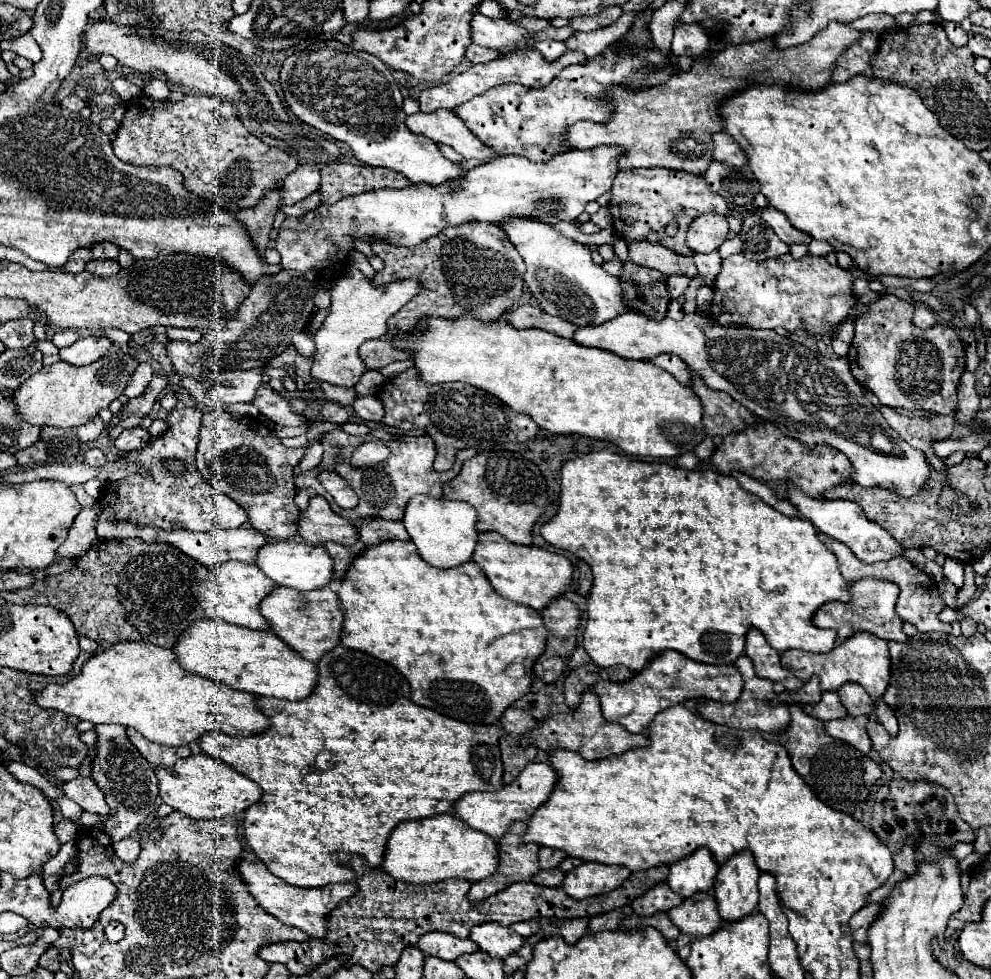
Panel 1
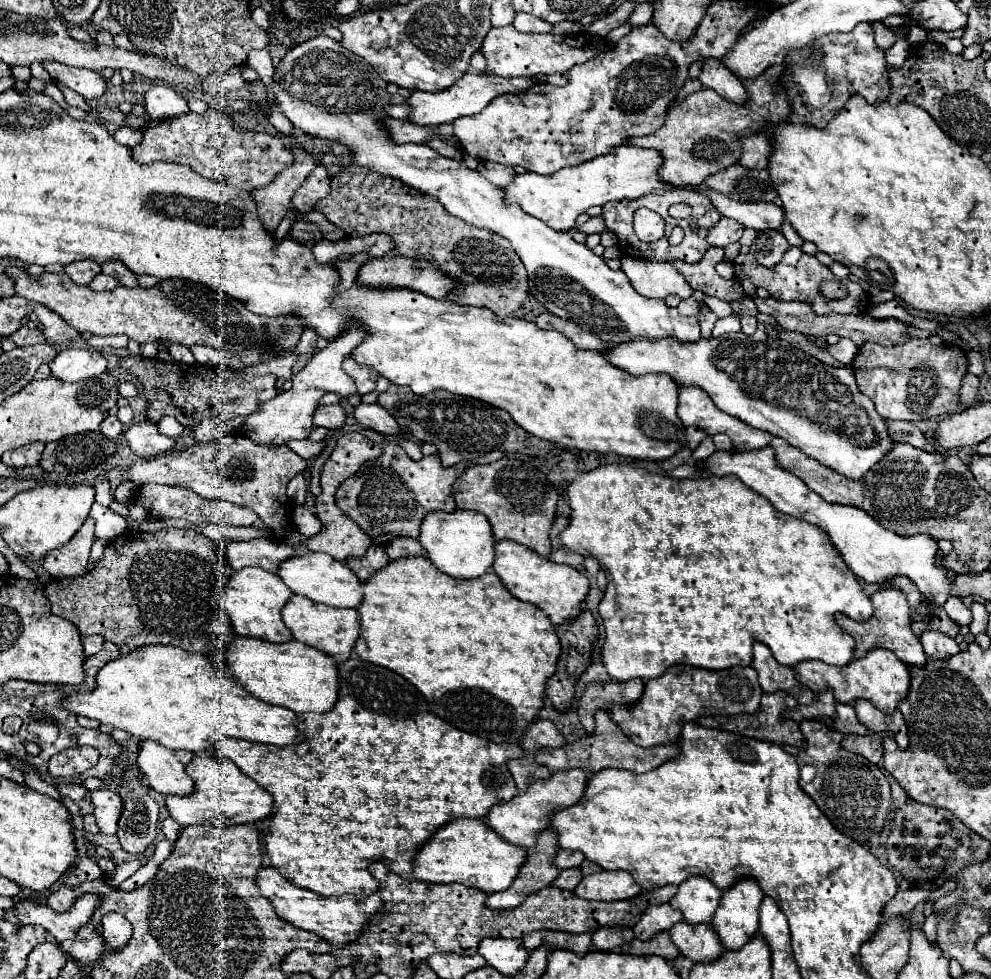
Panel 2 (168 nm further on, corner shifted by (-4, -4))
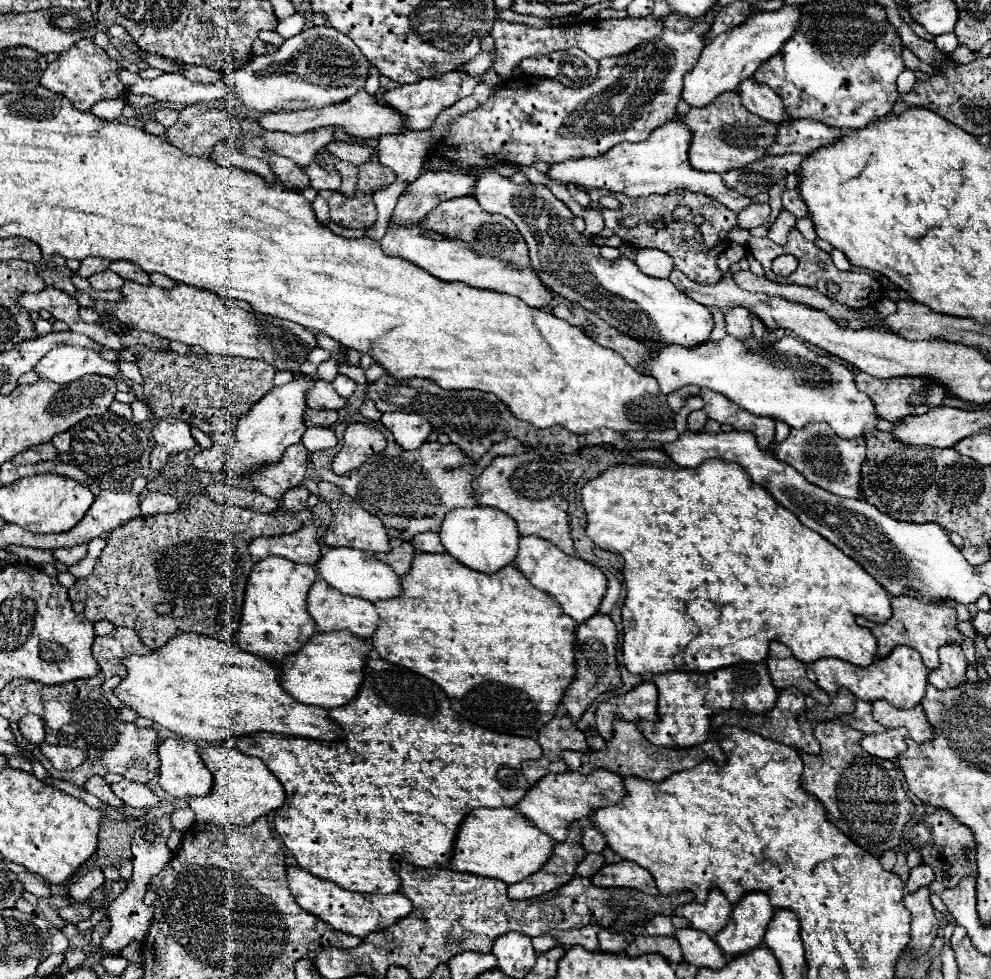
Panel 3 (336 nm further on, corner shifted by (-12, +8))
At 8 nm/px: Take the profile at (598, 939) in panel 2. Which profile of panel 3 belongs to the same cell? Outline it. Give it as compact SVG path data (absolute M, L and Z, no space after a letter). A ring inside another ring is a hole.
M602 929L598 933L598 939L600 939L600 951L604 953L620 953L628 947L628 939L620 933L610 933L606 929Z

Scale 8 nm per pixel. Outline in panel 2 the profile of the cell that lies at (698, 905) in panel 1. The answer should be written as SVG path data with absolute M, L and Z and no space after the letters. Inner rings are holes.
M682 921L670 929L670 937L678 951L692 963L712 963L724 953L724 947L710 925L688 925Z

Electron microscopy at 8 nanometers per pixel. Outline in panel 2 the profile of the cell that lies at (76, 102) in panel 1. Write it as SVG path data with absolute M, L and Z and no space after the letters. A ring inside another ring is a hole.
M58 85L58 89L62 91L62 95L64 95L64 101L66 101L68 105L72 105L72 107L78 107L78 109L82 109L82 111L88 111L88 109L90 109L88 101L86 101L84 97L80 97L76 91L72 91L72 89L64 87L64 85Z

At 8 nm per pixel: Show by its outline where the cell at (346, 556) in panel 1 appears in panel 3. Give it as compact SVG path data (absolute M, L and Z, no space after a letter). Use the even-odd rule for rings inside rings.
M390 539L390 547L392 549L388 553L376 553L376 557L380 557L380 561L386 561L386 565L390 565L398 575L406 575L410 571L414 547L408 541L400 539Z

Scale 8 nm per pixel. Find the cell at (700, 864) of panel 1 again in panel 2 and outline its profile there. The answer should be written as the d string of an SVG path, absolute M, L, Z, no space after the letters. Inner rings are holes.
M696 875L678 887L678 893L676 897L672 897L670 905L672 909L682 911L686 923L700 925L712 921L720 897L722 897L720 889L716 889L706 877Z

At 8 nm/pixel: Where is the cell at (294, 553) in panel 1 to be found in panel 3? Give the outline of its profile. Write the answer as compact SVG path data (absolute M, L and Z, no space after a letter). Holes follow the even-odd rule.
M330 547L314 565L318 579L328 581L336 591L362 597L368 601L378 601L378 599L390 599L396 597L400 589L400 577L382 561L378 561L374 555L352 549L352 547Z

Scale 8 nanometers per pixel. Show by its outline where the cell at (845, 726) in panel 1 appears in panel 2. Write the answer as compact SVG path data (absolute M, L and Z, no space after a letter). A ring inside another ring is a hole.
M868 733L864 737L844 737L842 745L846 751L858 753L858 755L862 755L868 761L878 765L882 761L882 755L884 755L882 739L884 739L884 733Z

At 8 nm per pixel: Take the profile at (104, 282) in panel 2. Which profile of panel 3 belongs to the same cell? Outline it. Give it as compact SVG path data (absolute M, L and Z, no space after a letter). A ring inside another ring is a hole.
M106 269L106 271L102 271L102 273L92 275L88 281L90 281L90 285L92 285L94 289L98 289L98 291L120 289L120 287L122 287L122 283L124 283L124 279L122 279L120 275L116 275L114 271L110 271L110 269Z

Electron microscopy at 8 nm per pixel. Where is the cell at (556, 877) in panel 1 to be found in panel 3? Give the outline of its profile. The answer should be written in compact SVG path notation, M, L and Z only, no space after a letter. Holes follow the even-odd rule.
M588 853L588 855L582 859L582 863L578 865L576 873L582 875L582 877L592 877L602 865L604 865L604 857L602 857L602 855L598 855L598 853Z

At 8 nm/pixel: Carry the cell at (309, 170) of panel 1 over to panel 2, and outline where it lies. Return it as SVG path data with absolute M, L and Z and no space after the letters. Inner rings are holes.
M316 165L316 169L306 177L306 181L294 193L292 205L300 213L308 213L314 209L316 201L320 201L328 195L330 195L330 177L328 177L324 165Z

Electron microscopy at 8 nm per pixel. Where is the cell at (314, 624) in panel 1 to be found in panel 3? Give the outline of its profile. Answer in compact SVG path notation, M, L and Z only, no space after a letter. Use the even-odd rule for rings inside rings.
M322 579L314 581L314 585L308 591L306 603L308 603L308 613L314 617L318 631L350 631L352 635L356 635L360 639L368 639L368 637L372 637L376 623L378 623L378 613L376 613L374 603L370 603L362 597L342 595L336 589L328 587L328 583Z

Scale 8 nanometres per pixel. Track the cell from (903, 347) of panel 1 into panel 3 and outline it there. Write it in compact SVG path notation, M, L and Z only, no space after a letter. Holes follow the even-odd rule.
M858 373L856 375L856 385L858 385L860 391L864 391L874 401L876 411L886 421L898 421L900 417L906 417L906 415L928 413L930 409L944 405L944 401L950 397L950 393L942 385L936 385L934 381L928 381L926 377L878 379L878 377L872 377L872 375L866 375L866 373Z

